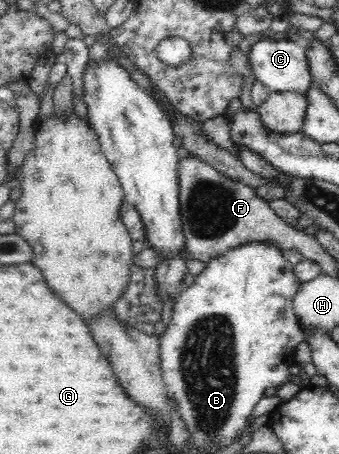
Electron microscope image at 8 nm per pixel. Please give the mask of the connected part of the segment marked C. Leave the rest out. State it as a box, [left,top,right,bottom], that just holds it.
[249,36,312,94]

